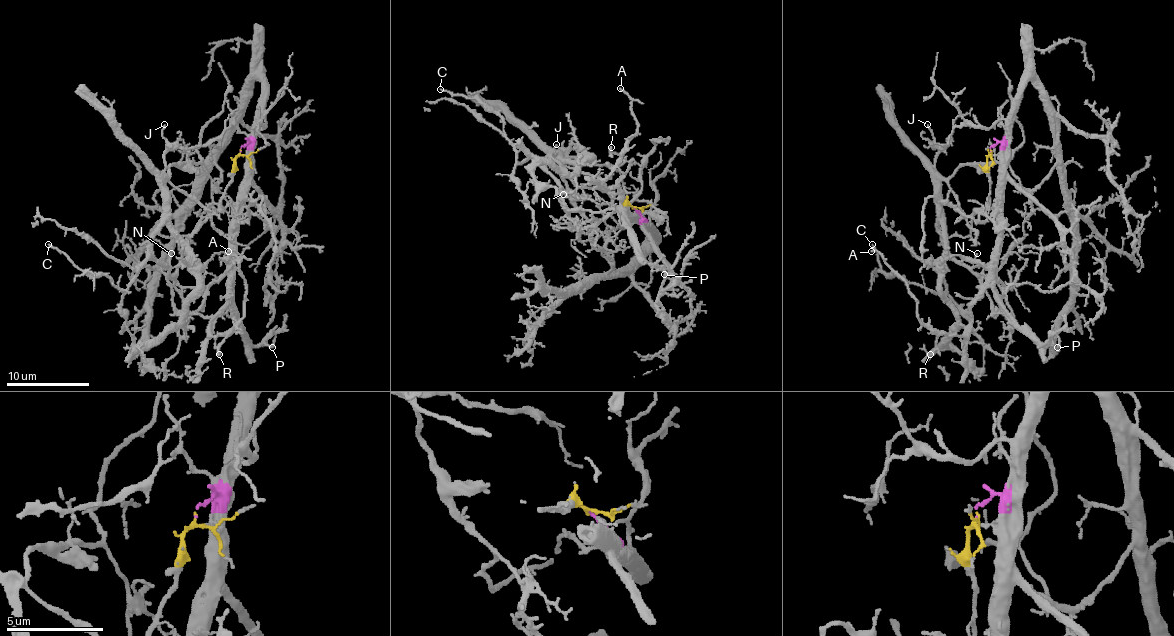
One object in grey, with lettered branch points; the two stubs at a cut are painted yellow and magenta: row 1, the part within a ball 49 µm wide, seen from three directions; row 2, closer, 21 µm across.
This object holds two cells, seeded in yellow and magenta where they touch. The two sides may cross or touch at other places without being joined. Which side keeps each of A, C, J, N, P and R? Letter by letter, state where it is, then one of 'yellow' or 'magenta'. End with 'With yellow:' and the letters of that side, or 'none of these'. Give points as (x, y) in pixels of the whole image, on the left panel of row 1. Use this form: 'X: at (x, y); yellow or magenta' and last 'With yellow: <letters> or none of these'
A: at (228, 251); magenta
C: at (48, 244); yellow
J: at (164, 124); yellow
N: at (171, 253); yellow
P: at (272, 347); magenta
R: at (219, 354); magenta
With yellow: C, J, N

